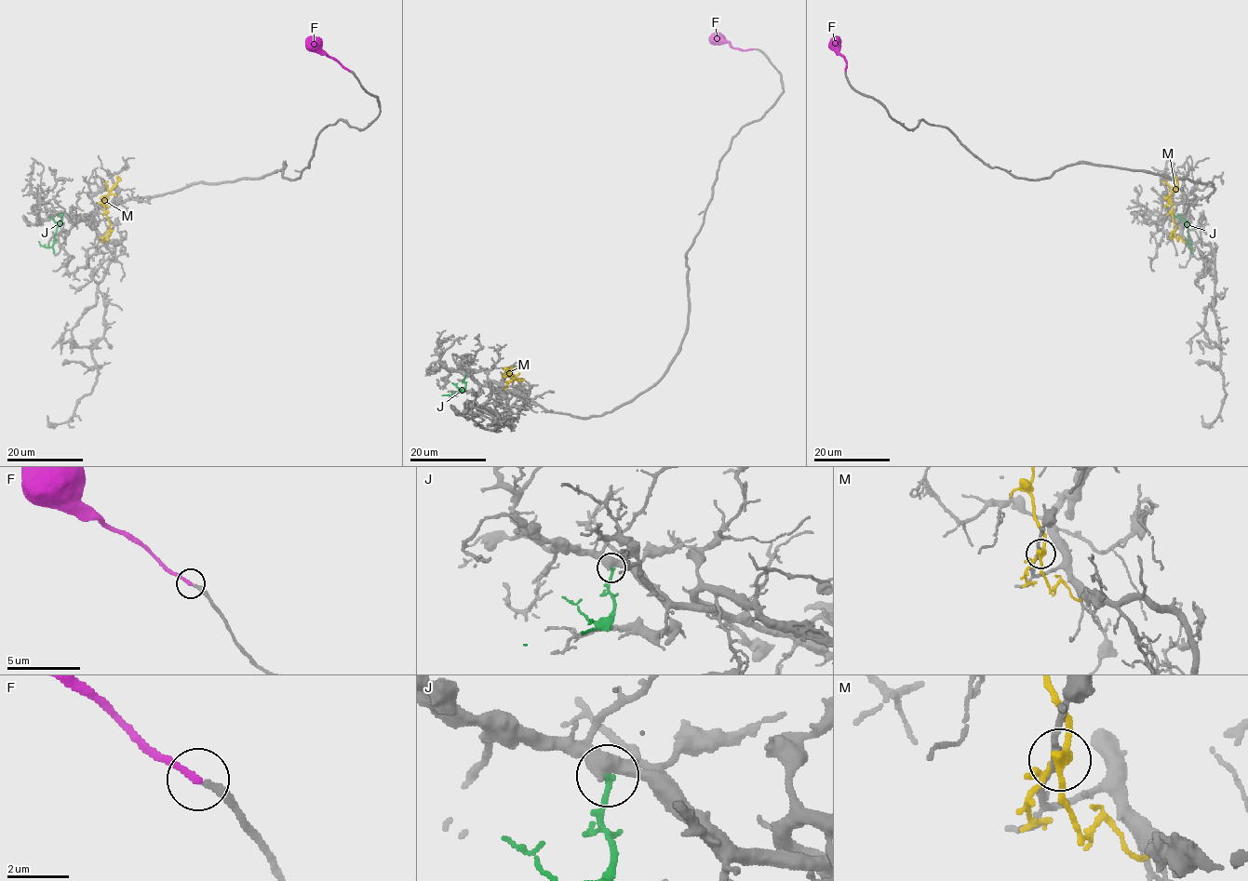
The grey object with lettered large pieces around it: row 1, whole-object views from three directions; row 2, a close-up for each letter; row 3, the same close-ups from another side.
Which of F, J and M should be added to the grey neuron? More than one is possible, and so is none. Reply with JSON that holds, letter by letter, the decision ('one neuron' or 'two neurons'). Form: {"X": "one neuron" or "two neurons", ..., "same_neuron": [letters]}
{"F": "one neuron", "J": "two neurons", "M": "two neurons", "same_neuron": ["F"]}

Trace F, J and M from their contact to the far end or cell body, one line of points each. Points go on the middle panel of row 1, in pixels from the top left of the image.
F: (753, 48), (741, 50), (729, 43), (713, 43), (709, 39)
J: (465, 376), (465, 387), (461, 391), (442, 395)
M: (514, 379), (506, 375), (521, 381), (521, 379)

